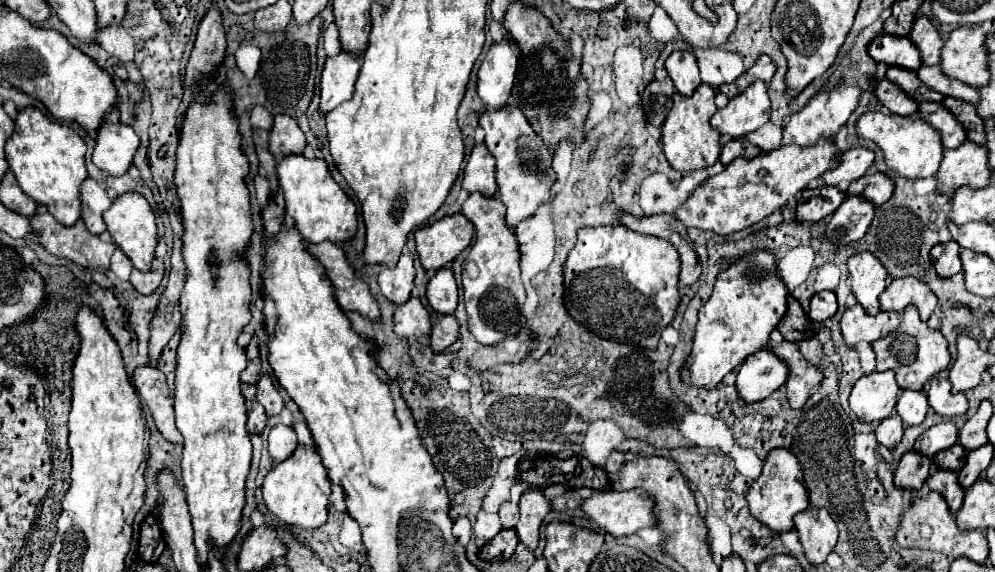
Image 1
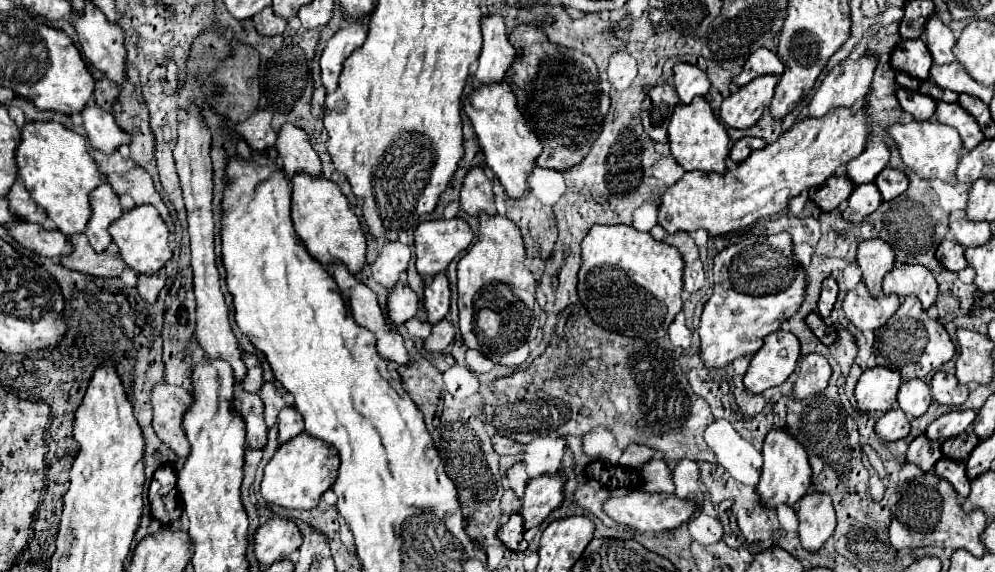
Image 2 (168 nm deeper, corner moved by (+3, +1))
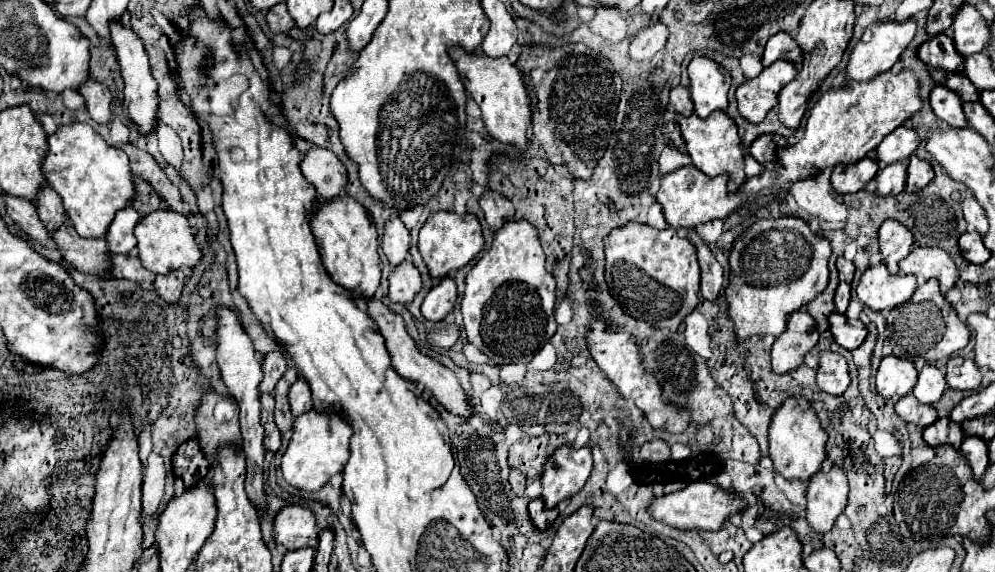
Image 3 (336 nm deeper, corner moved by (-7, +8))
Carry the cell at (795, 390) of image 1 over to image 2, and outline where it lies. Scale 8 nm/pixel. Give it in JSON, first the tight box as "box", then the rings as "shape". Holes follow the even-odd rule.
{"box":[793,354,831,400],"shape":[[[807,354],[799,362],[799,378],[793,386],[793,398],[801,400],[825,390],[831,376],[831,366],[825,356]]]}

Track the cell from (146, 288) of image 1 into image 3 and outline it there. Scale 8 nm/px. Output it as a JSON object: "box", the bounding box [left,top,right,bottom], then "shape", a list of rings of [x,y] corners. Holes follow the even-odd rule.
{"box":[155,269,187,303],"shape":[[[175,269],[169,275],[157,275],[155,291],[167,303],[177,303],[181,297],[181,291],[185,287],[185,281],[187,281],[187,273],[183,269]]]}

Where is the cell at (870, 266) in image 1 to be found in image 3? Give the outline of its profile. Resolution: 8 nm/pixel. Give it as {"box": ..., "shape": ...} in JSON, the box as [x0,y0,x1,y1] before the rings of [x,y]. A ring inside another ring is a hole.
{"box":[879,219,913,275],"shape":[[[887,219],[879,229],[879,245],[881,245],[883,261],[887,263],[887,269],[893,271],[895,275],[899,271],[897,263],[911,253],[913,233],[899,221]]]}

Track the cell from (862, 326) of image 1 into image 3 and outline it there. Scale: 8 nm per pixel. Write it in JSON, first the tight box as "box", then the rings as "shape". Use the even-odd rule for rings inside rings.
{"box":[857,263,917,311],"shape":[[[885,263],[867,267],[857,285],[857,297],[873,311],[893,309],[907,301],[917,287],[915,275],[891,275]]]}

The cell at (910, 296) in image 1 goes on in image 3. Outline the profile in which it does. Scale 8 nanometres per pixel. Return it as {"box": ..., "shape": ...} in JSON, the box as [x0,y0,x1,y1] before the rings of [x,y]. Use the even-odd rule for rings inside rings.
{"box":[901,247,959,293],"shape":[[[915,247],[901,263],[901,273],[917,275],[919,283],[935,277],[941,283],[941,291],[947,293],[959,279],[959,271],[951,259],[951,255],[943,249],[935,247]]]}

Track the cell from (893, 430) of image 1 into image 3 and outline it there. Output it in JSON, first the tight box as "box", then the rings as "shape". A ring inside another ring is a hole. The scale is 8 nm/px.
{"box":[895,393,939,429],"shape":[[[911,393],[901,397],[897,403],[895,403],[895,411],[901,419],[905,419],[907,423],[915,423],[917,427],[925,429],[929,427],[931,423],[935,423],[939,419],[939,413],[933,405],[925,405],[925,403],[919,403]]]}

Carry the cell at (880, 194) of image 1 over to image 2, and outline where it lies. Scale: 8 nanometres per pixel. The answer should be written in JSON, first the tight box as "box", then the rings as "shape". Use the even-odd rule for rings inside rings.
{"box":[875,168,909,200],"shape":[[[885,168],[875,178],[875,184],[877,184],[883,200],[893,200],[893,198],[897,198],[899,194],[903,194],[907,190],[909,180],[903,172],[893,170],[893,168]]]}

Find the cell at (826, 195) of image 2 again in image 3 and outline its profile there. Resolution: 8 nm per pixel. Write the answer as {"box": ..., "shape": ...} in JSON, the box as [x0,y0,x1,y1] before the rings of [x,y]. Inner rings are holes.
{"box":[831,159,879,193],"shape":[[[861,159],[853,165],[839,165],[833,169],[831,185],[837,193],[857,193],[863,189],[879,171],[879,163],[875,159]]]}

